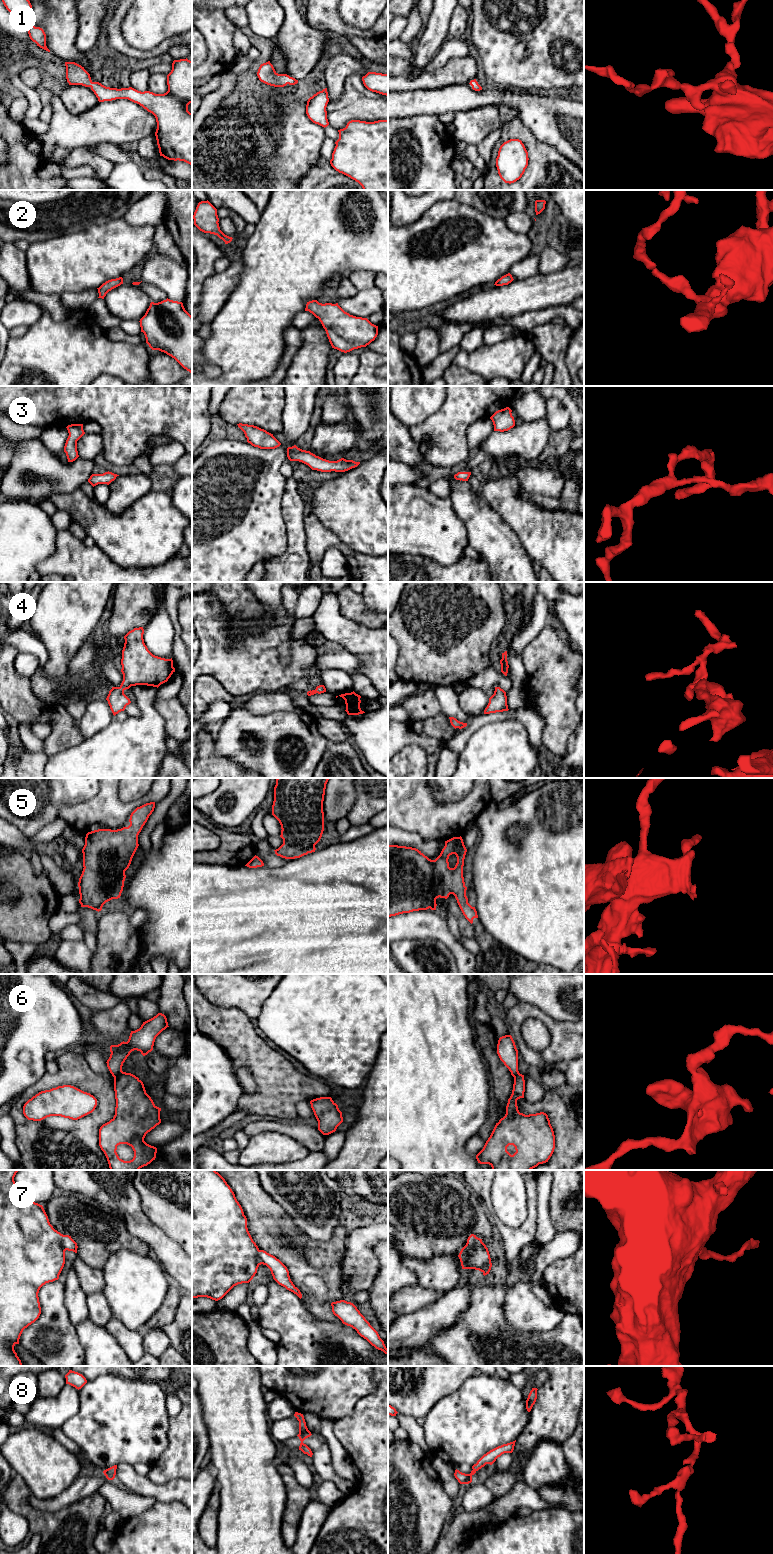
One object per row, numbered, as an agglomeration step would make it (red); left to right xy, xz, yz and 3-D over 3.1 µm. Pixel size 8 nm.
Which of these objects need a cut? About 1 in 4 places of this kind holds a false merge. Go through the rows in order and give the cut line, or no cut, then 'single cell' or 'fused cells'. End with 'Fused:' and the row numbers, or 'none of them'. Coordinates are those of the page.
1: cut none; single cell
2: cut none; single cell
3: cut none; single cell
4: cut none; single cell
5: cut none; single cell
6: cut xy (122, 1071), (114, 1077); fused cells
7: cut none; single cell
8: cut none; single cell
Fused: 6

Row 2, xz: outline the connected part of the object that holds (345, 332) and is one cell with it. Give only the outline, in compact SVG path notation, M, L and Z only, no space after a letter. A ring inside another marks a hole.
M312 300L307 302L305 311L319 319L332 348L344 353L366 347L378 335L378 326L367 318L350 315L338 303L322 304Z

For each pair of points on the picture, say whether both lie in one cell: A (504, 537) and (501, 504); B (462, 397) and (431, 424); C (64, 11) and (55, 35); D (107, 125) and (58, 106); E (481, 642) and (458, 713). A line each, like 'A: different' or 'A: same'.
A: different
B: same
C: same
D: same
E: different

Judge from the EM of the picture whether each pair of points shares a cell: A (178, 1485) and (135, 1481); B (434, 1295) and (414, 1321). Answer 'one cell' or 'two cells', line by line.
A: one cell
B: two cells

